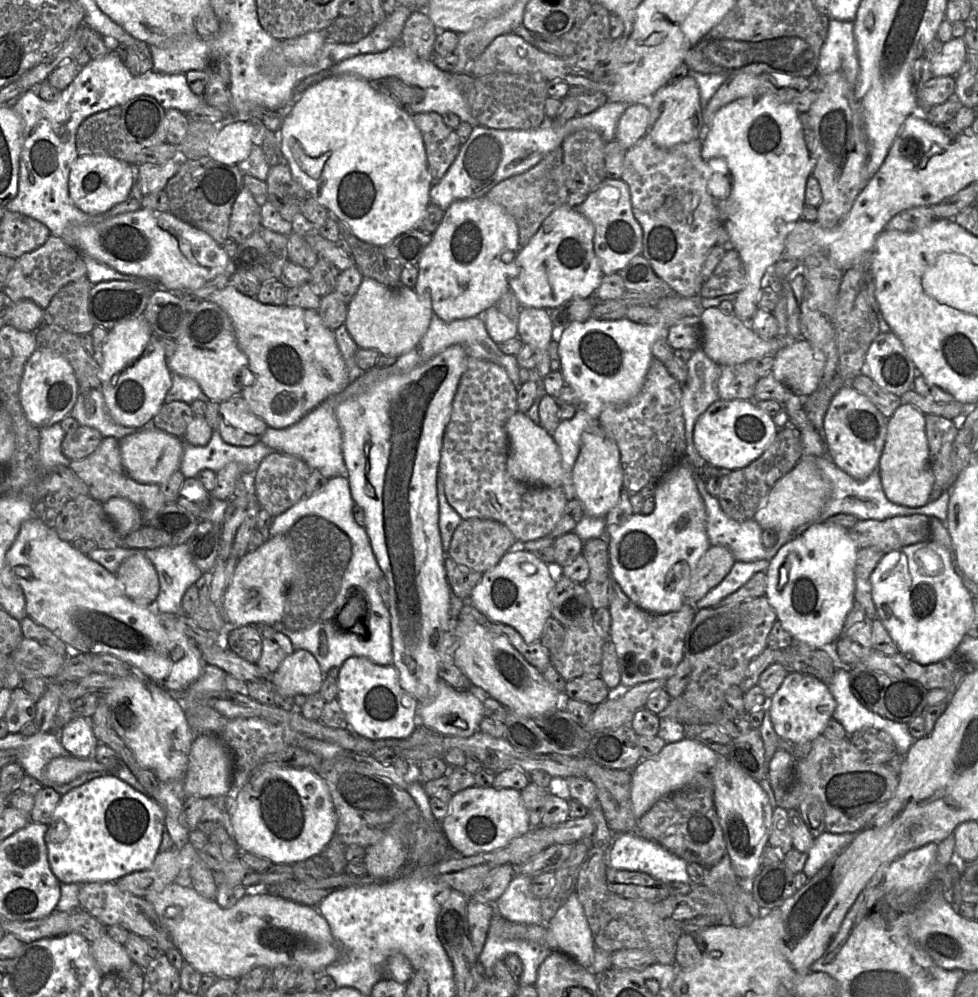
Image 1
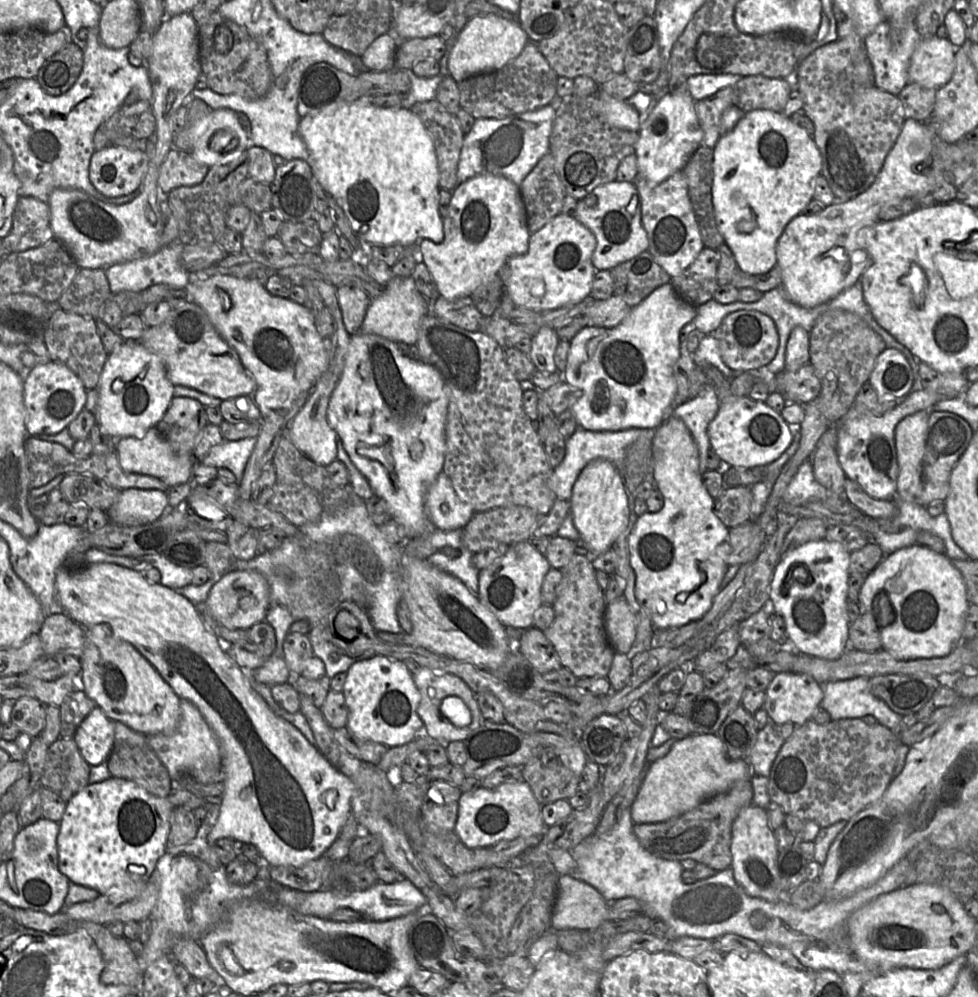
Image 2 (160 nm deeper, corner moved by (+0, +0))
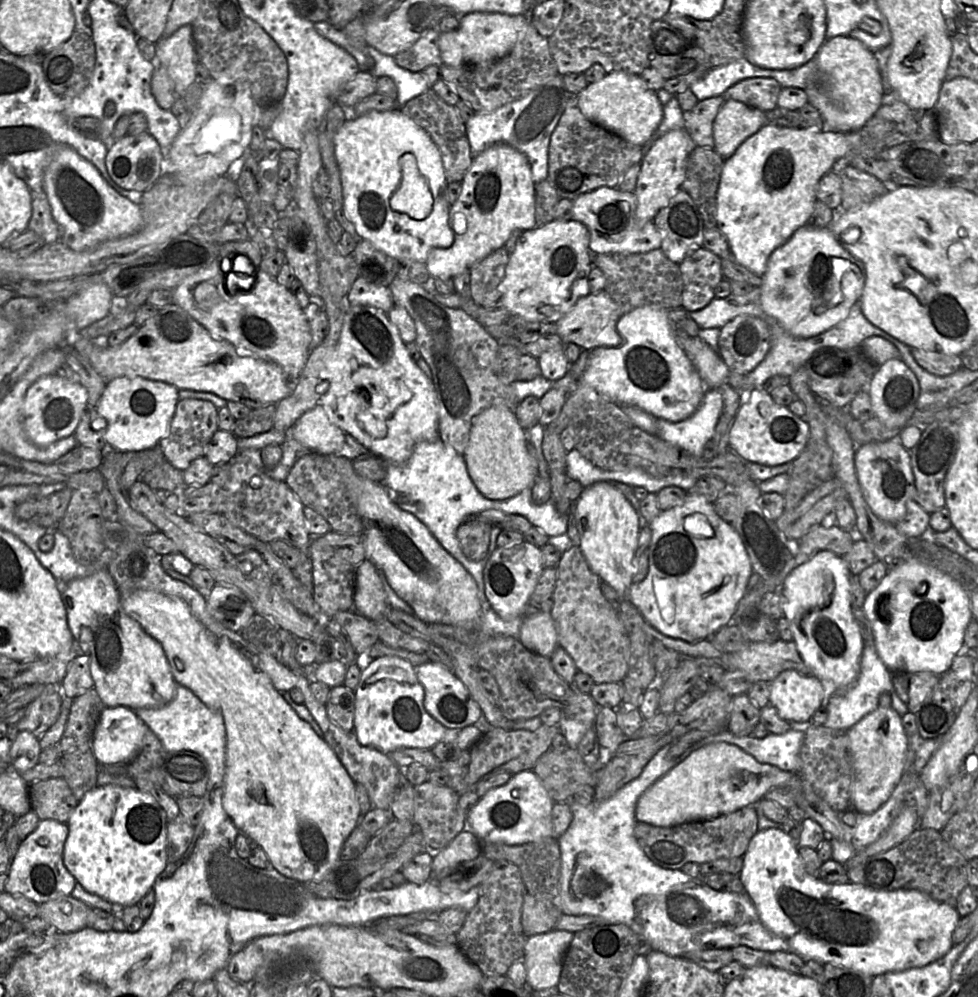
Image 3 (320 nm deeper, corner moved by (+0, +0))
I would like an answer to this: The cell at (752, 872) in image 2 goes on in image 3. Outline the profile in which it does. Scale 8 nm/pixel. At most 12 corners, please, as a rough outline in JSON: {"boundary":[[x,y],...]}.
{"boundary":[[781,827],[739,873],[803,960],[875,977],[953,946],[960,915],[914,889],[828,884]]}

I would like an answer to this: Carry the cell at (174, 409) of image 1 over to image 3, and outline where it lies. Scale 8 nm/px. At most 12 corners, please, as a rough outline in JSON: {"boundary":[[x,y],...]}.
{"boundary":[[179,400],[159,442],[184,471],[205,455],[218,428],[218,409]]}

